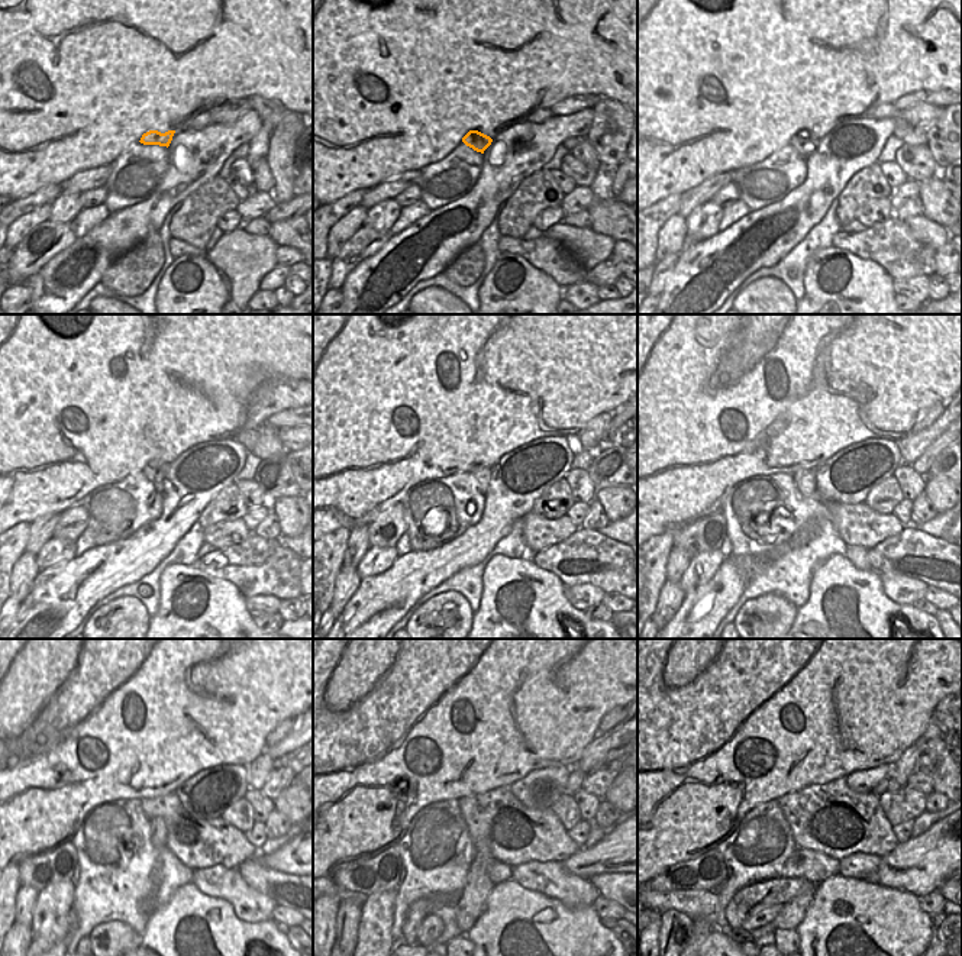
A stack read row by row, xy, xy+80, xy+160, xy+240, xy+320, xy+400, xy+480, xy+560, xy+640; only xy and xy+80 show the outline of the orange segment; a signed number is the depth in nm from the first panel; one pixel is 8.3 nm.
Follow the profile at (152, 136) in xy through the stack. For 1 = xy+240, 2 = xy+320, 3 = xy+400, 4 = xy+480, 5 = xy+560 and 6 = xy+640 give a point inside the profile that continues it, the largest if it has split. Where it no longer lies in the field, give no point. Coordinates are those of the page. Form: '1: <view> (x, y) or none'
1: xy+240 (154, 471)
2: xy+320 (483, 475)
3: xy+400 (804, 478)
4: xy+480 (158, 826)
5: xy+560 (478, 885)
6: xy+640 (791, 914)

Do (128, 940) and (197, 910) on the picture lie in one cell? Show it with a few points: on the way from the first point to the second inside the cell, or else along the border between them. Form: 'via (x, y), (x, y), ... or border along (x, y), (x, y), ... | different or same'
border along (139, 936), (141, 940) | different

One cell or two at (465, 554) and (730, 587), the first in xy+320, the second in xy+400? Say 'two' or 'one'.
one

